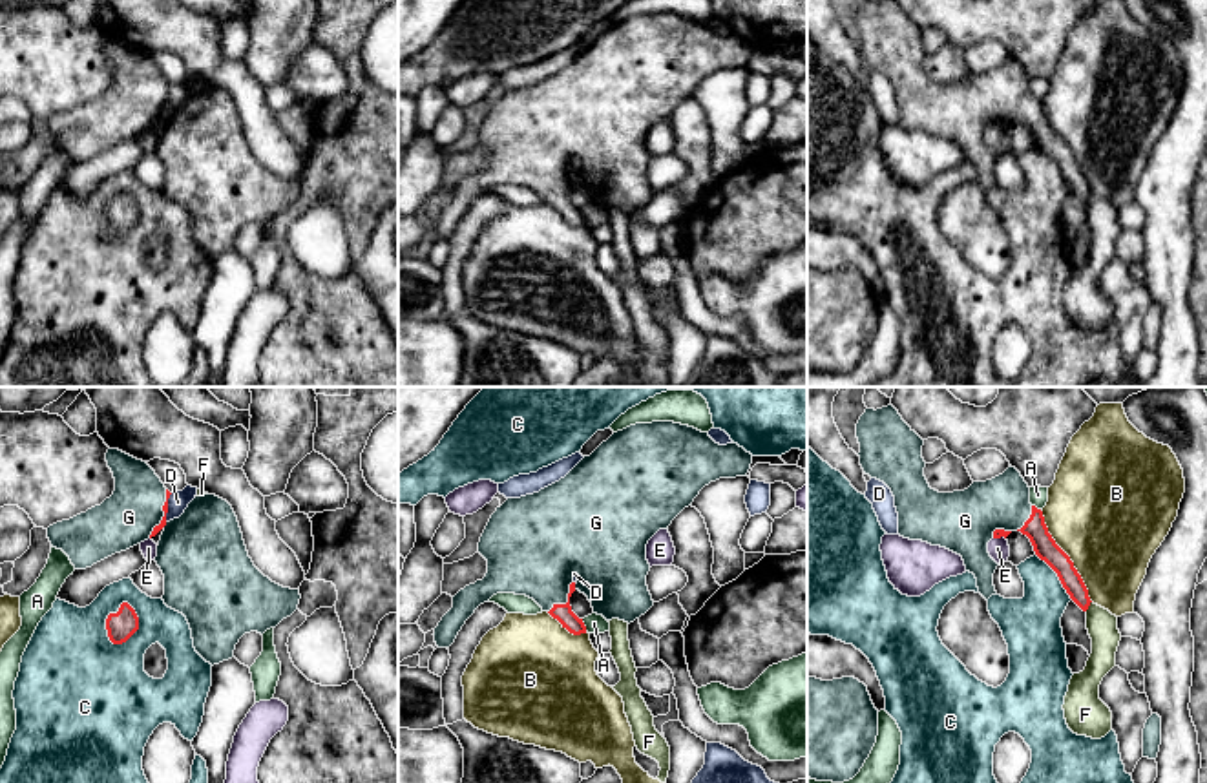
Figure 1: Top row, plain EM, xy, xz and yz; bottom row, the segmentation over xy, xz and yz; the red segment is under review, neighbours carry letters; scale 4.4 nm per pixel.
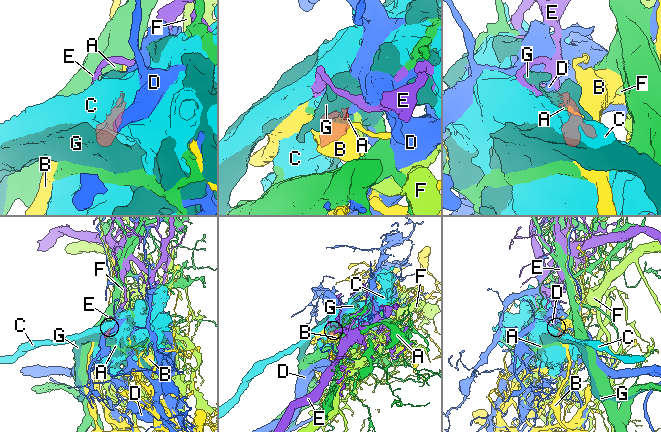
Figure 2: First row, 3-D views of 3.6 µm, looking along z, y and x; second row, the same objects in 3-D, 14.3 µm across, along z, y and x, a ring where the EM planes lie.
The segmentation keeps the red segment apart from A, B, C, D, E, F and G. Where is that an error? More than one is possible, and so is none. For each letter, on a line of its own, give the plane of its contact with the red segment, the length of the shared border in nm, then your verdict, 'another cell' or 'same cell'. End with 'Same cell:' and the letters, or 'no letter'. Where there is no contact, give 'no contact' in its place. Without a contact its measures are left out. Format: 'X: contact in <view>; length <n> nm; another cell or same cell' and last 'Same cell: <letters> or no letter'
A: contact in xz; length 60 nm; another cell
B: contact in yz; length 460 nm; another cell
C: contact in xy; length 200 nm; another cell
D: contact in xy; length 130 nm; another cell
E: contact in yz; length 60 nm; another cell
F: contact in yz; length 50 nm; another cell
G: contact in xy; length 240 nm; same cell
Same cell: G

